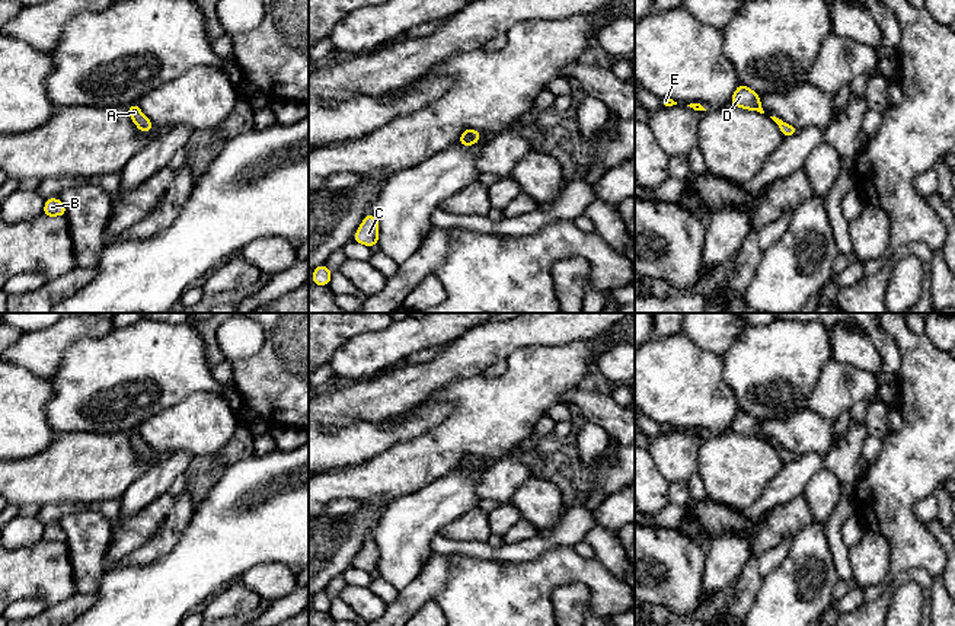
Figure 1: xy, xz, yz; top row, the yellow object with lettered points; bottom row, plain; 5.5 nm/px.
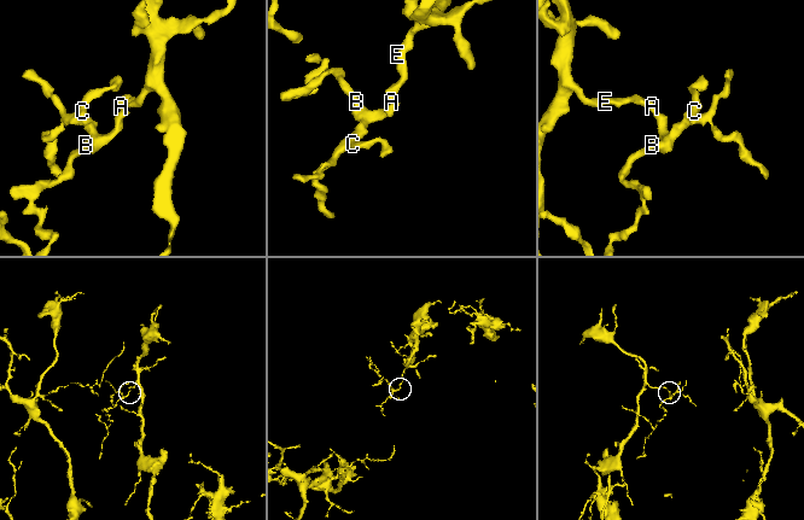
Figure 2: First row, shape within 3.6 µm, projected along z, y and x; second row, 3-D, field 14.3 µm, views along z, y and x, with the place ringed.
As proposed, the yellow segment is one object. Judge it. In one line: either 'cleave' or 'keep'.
keep

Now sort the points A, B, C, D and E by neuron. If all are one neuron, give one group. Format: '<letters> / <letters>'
A B C D E

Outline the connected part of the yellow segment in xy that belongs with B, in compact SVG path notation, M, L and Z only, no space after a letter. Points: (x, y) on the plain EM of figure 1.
M58 524L45 526L44 540L47 543L67 542L64 530Z

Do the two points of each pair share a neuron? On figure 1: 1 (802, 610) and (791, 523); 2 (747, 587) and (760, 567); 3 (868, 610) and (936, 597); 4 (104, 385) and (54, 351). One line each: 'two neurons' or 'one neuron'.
1: two neurons
2: one neuron
3: two neurons
4: two neurons

